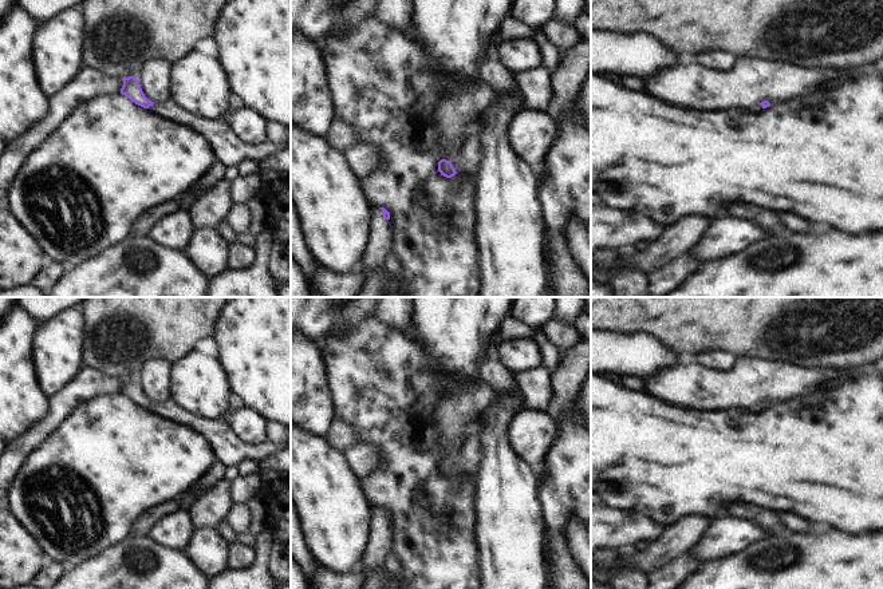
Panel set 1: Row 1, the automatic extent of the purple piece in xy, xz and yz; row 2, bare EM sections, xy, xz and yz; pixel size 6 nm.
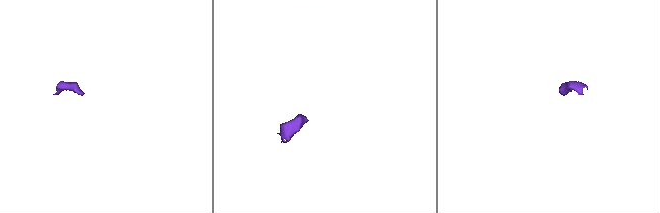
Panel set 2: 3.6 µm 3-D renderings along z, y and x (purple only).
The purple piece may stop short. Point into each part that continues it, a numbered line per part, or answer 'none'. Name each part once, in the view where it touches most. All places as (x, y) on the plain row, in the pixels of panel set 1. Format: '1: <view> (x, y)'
1: xz (469, 458)
2: xz (379, 542)

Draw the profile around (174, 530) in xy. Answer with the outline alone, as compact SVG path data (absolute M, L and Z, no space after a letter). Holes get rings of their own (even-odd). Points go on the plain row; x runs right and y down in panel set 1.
M178 507L172 514L155 522L146 537L167 549L184 552L193 531L194 526L188 510Z

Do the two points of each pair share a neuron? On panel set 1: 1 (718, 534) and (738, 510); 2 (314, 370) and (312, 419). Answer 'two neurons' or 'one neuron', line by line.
1: two neurons
2: one neuron

